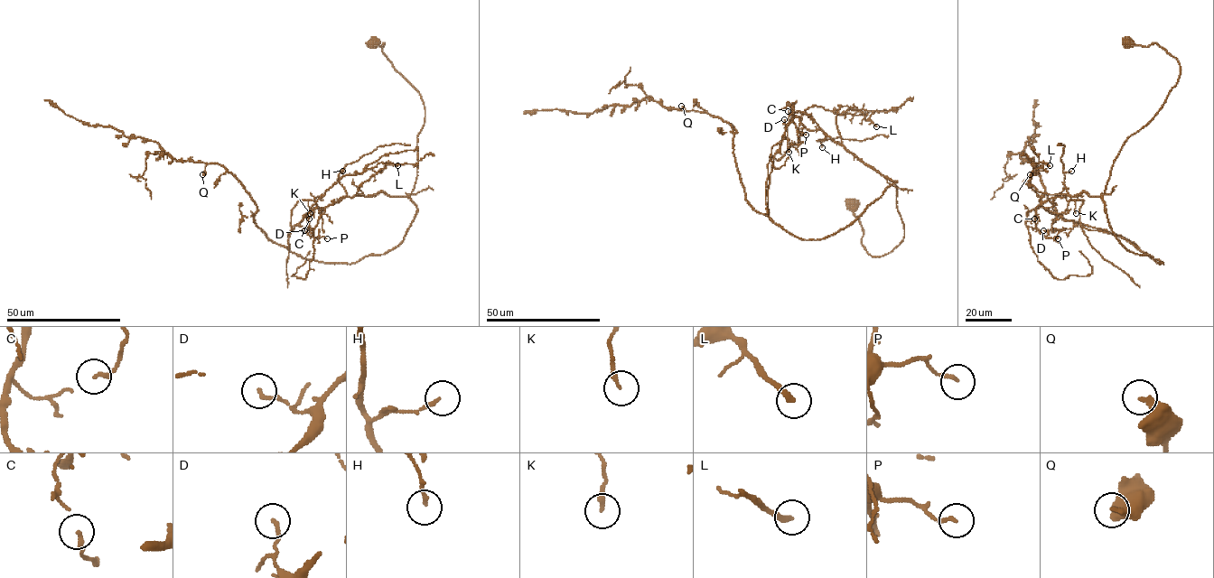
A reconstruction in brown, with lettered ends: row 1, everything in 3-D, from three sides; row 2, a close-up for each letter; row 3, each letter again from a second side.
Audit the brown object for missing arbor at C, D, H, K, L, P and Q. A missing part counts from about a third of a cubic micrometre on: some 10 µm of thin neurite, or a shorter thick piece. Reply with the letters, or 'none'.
none

